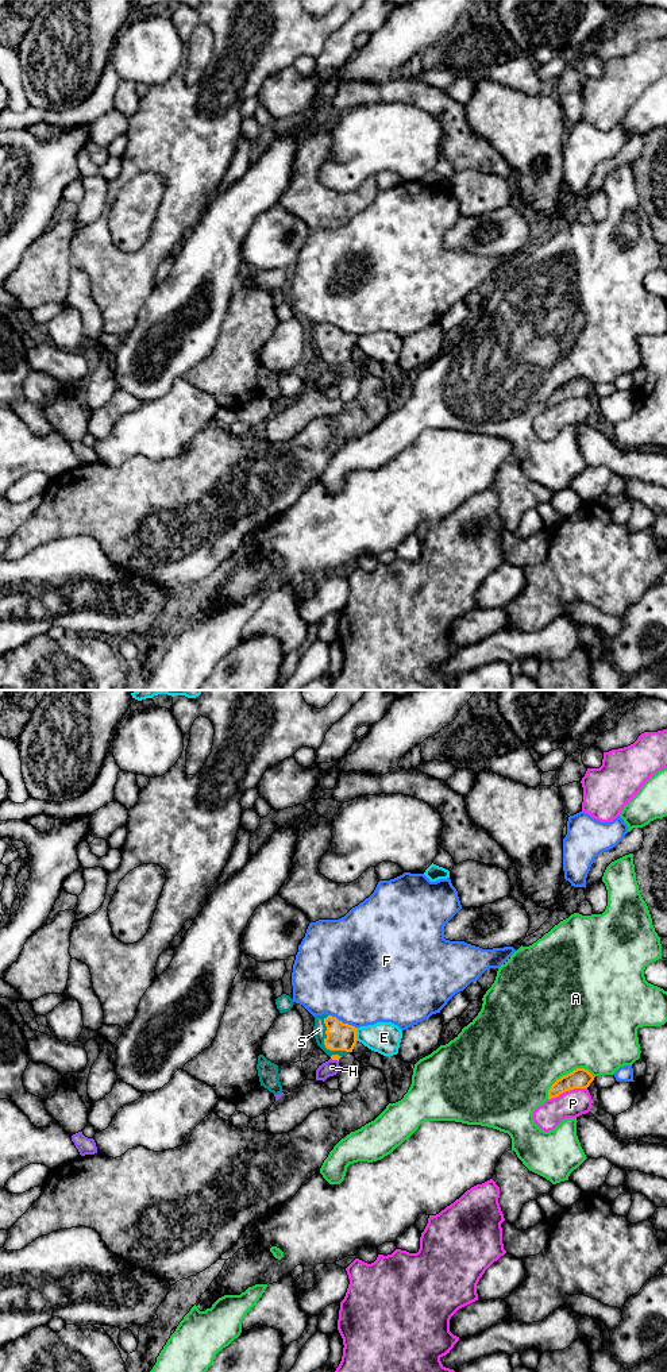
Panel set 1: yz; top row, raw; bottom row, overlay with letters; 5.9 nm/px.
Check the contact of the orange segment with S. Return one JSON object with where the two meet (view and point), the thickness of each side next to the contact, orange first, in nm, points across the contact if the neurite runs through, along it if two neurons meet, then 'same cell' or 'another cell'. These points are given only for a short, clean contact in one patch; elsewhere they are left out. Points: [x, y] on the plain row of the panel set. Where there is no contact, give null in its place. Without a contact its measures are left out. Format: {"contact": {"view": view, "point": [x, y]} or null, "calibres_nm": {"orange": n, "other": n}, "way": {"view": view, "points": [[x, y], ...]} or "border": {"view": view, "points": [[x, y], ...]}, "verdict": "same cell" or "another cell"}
{"contact": {"view": "yz", "point": [324, 350]}, "calibres_nm": {"orange": 160, "other": 80}, "verdict": "same cell"}

